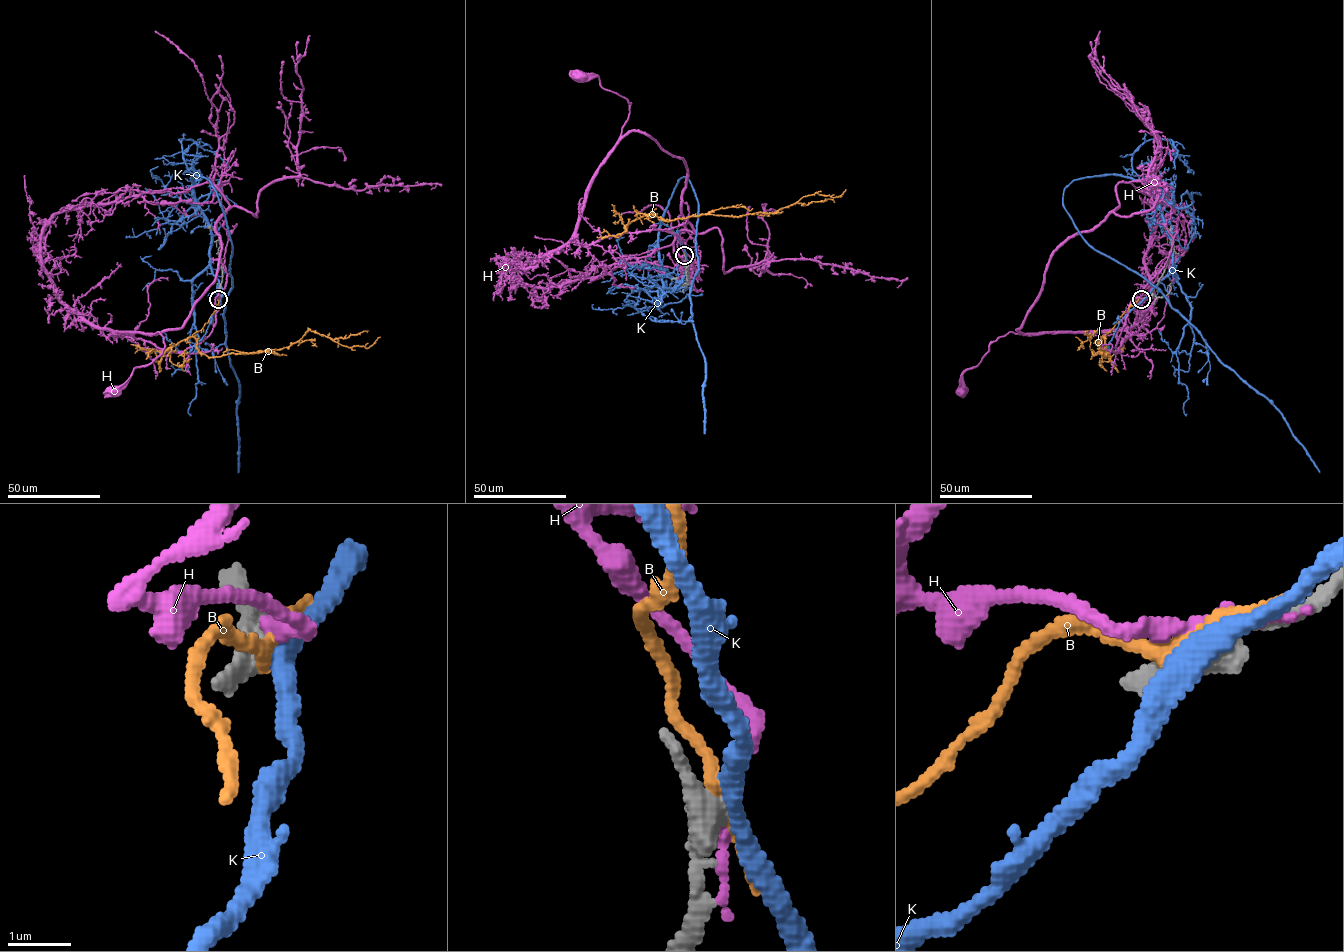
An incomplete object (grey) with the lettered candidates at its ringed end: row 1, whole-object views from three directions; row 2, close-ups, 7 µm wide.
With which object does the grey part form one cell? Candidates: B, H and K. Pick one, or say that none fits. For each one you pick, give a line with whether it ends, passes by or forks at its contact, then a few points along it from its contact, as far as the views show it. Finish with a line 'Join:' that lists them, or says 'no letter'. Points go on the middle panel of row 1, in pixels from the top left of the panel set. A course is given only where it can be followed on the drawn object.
Join: no letter

